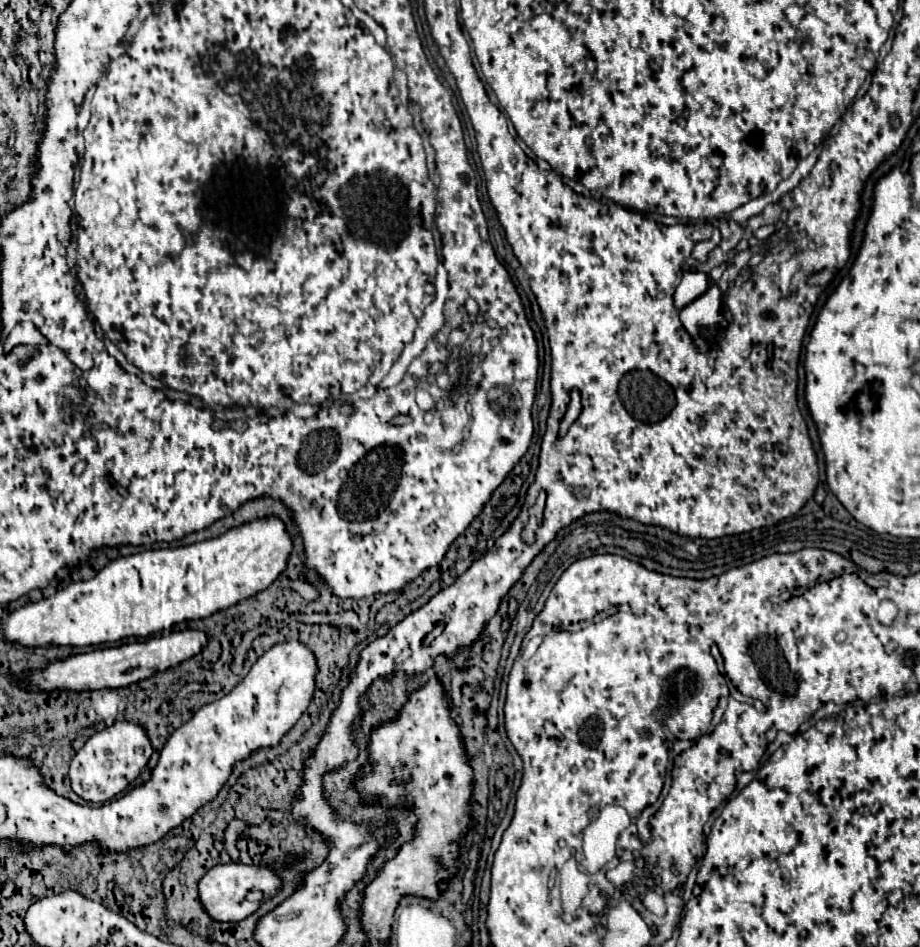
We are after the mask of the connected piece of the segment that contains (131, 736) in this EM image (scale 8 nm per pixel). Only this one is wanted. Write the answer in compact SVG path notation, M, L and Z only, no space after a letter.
M115 722L111 728L105 728L105 730L97 732L95 736L91 736L85 742L85 746L75 754L75 758L71 760L71 770L69 770L71 788L77 796L81 796L83 800L89 800L89 802L111 800L113 796L121 794L127 788L127 784L139 776L139 772L147 764L149 756L151 756L151 744L149 744L145 730L137 724L131 724L131 722Z

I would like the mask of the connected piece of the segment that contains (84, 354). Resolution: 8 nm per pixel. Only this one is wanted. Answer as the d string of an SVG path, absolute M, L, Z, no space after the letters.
M77 350L77 352L69 352L67 357L73 364L77 364L81 370L89 370L93 366L91 354L87 350Z

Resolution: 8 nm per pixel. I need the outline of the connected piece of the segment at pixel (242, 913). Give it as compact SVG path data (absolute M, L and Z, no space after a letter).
M219 864L211 868L199 882L199 898L205 906L205 912L217 922L239 922L253 914L261 902L279 892L281 880L269 868L257 868L247 864Z

